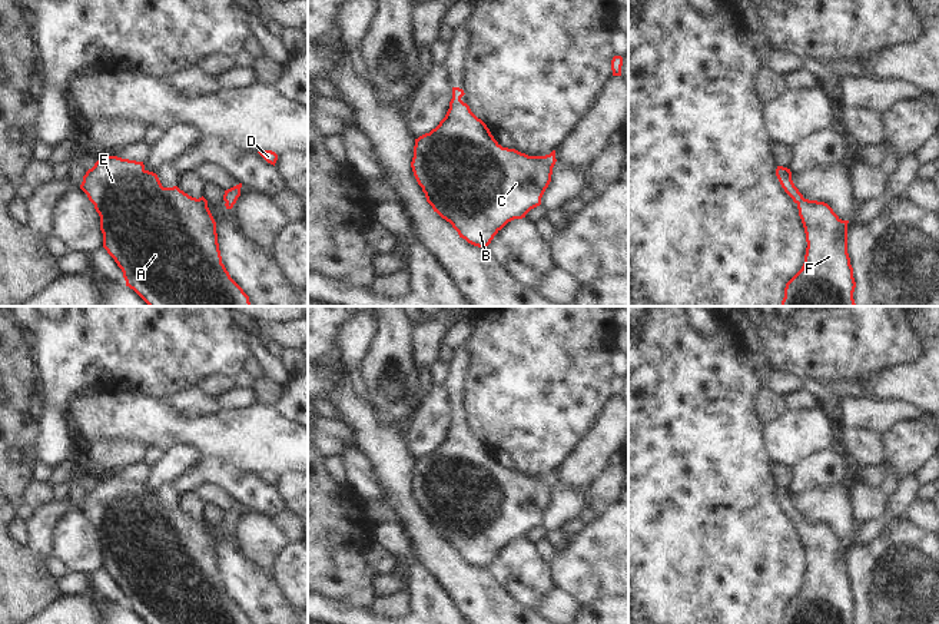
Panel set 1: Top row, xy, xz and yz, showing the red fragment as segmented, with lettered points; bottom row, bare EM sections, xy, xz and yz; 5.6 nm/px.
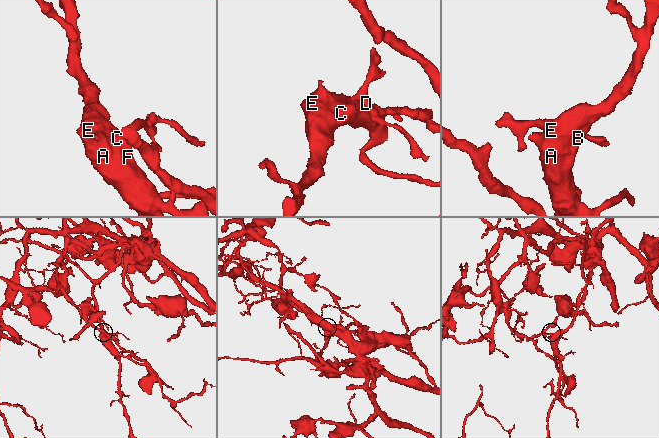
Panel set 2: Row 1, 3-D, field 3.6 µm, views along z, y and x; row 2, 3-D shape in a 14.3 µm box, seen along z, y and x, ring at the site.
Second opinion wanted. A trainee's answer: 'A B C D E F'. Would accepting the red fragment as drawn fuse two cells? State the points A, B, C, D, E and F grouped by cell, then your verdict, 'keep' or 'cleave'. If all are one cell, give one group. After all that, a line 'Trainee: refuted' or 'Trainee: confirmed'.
groups A B C D E F; keep
Trainee: confirmed

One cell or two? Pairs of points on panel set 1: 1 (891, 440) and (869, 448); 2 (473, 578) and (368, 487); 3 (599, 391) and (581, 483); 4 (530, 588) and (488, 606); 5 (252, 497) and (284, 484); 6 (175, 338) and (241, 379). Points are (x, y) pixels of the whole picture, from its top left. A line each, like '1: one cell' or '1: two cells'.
1: two cells
2: two cells
3: two cells
4: two cells
5: two cells
6: two cells

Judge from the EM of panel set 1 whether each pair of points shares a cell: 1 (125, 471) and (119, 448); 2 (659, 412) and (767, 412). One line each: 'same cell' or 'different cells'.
1: different cells
2: different cells

